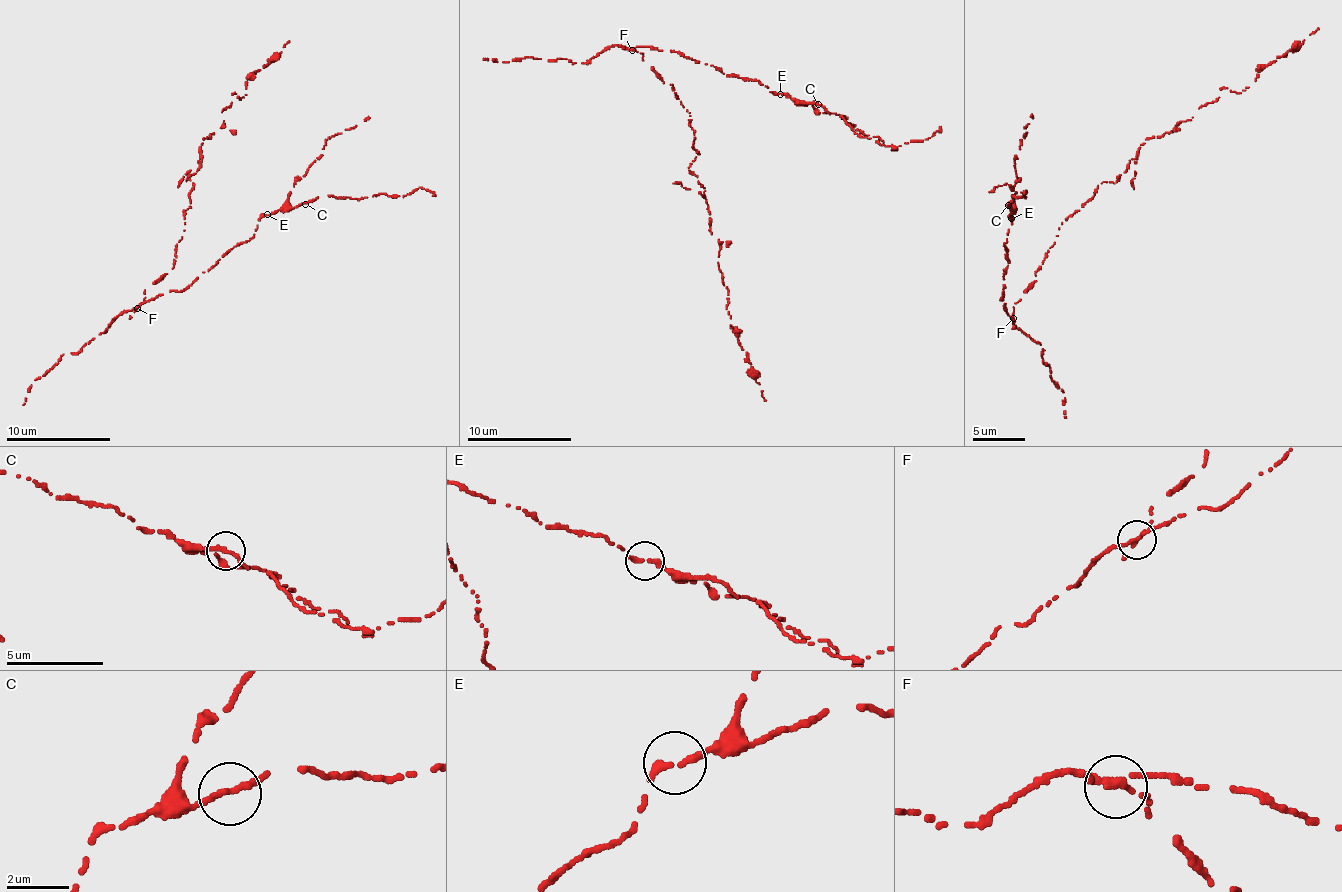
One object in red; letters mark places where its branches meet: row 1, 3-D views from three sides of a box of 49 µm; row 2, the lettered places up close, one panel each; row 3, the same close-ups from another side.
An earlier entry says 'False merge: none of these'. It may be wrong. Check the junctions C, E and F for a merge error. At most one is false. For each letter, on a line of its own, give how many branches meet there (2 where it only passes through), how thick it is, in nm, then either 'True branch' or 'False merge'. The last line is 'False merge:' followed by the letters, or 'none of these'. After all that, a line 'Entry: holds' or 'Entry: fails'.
C: Branches: 2. Thickness 240 nm. True branch
E: Branches: 2. Thickness 240 nm. True branch
F: Branches: 2. Thickness 240 nm. False merge
False merge: F
Entry: fails

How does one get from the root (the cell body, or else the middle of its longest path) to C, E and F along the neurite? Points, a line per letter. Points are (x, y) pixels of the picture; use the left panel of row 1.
C: (176, 258), (173, 268), (144, 290), (139, 303), (183, 290), (231, 248), (254, 235), (262, 217), (305, 204)
E: (176, 258), (173, 268), (144, 290), (139, 303), (183, 290), (231, 248), (254, 235), (259, 219), (267, 214)
F: (176, 258), (173, 268), (144, 290), (137, 308)

